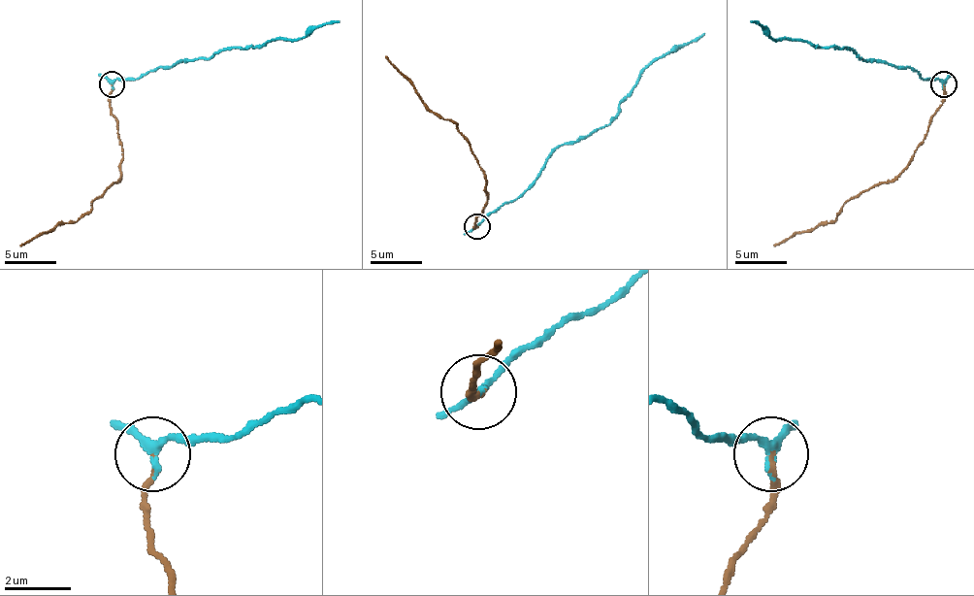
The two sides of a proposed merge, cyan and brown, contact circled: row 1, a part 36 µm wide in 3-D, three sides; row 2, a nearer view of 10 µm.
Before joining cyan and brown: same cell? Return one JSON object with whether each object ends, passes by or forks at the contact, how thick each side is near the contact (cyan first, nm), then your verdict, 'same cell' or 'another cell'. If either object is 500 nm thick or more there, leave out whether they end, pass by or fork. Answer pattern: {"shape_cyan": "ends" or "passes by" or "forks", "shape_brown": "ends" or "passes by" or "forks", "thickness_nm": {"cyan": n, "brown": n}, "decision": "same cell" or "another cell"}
{"shape_cyan": "passes by", "shape_brown": "ends", "thickness_nm": {"cyan": 200, "brown": 180}, "decision": "same cell"}

